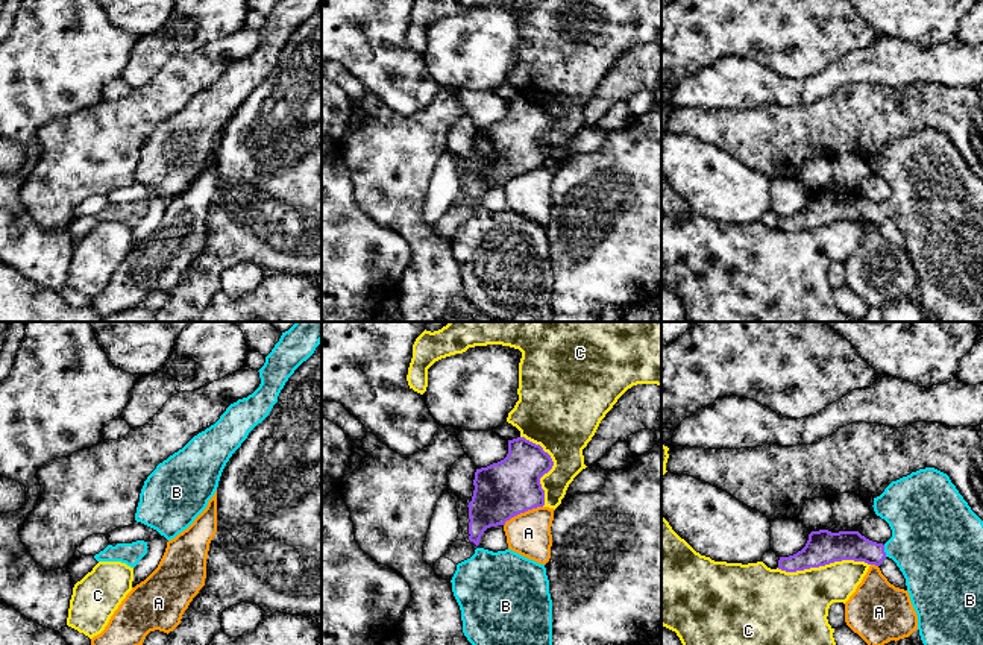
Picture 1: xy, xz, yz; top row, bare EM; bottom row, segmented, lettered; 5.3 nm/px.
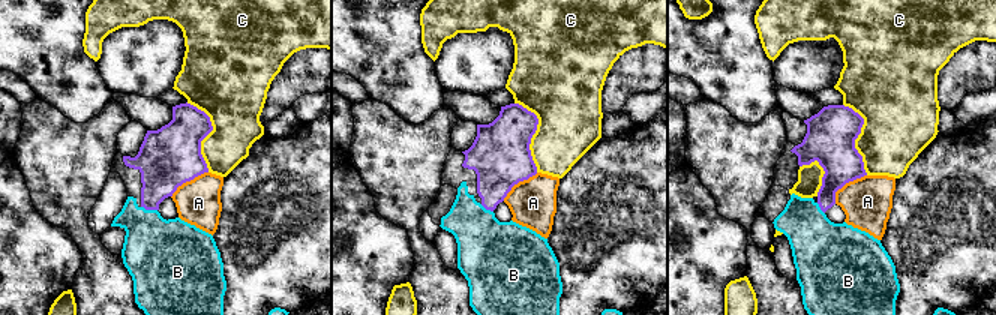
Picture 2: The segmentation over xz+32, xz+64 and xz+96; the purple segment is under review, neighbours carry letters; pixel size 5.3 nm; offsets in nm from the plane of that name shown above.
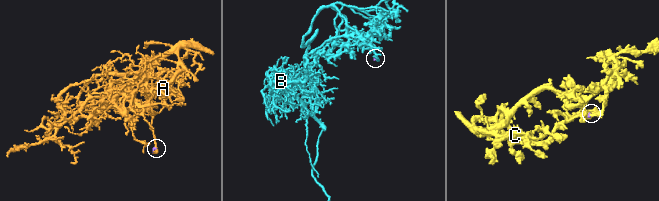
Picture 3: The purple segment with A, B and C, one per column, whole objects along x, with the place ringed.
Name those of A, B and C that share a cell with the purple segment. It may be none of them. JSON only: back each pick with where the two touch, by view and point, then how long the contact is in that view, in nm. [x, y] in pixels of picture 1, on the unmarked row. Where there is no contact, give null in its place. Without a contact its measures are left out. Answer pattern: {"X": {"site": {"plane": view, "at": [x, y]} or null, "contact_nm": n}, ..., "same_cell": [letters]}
{"B": {"site": {"plane": "yz", "at": [883, 211]}, "contact_nm": 70}, "same_cell": ["B"]}

